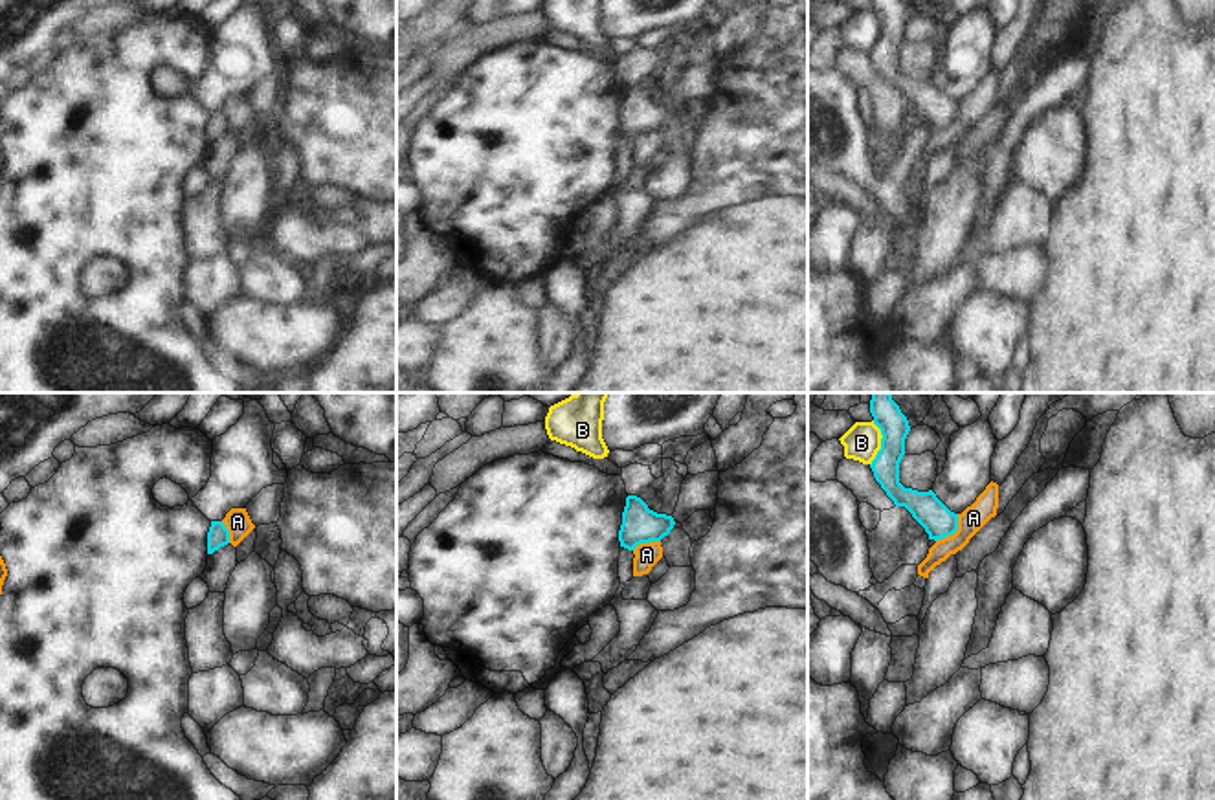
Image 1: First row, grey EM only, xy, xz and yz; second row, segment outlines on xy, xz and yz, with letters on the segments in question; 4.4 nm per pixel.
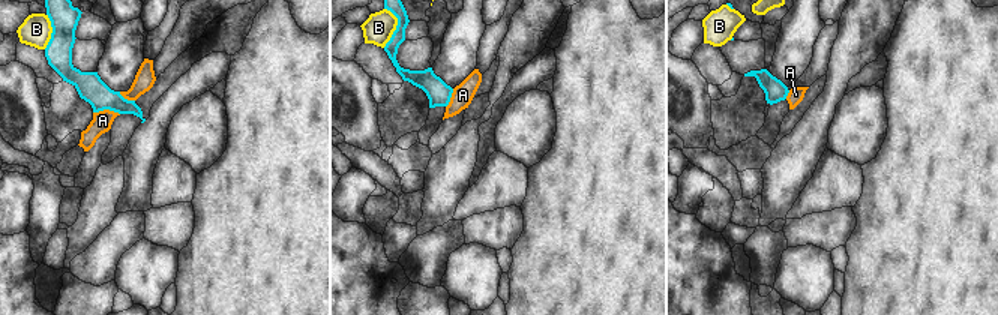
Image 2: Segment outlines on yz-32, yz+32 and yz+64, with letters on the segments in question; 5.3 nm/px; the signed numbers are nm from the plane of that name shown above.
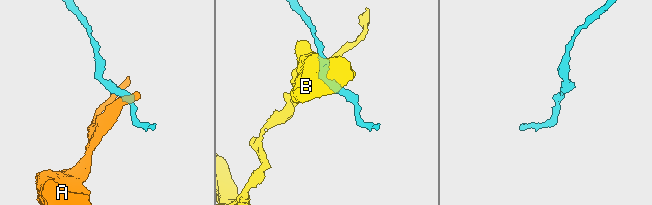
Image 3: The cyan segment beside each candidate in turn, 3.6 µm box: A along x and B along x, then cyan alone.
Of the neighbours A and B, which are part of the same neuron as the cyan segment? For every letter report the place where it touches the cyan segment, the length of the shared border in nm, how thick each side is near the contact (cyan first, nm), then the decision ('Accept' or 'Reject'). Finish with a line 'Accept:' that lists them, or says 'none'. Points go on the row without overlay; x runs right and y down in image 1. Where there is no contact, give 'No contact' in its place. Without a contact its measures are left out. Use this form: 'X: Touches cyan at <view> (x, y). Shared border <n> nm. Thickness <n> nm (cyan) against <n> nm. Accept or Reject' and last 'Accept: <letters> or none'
A: Touches cyan at yz (953, 122). Shared border 160 nm. Thickness 140 nm (cyan) against 110 nm. Reject
B: Touches cyan at yz (881, 32). Shared border 200 nm. Thickness 130 nm (cyan) against 160 nm. Reject
Accept: none.

